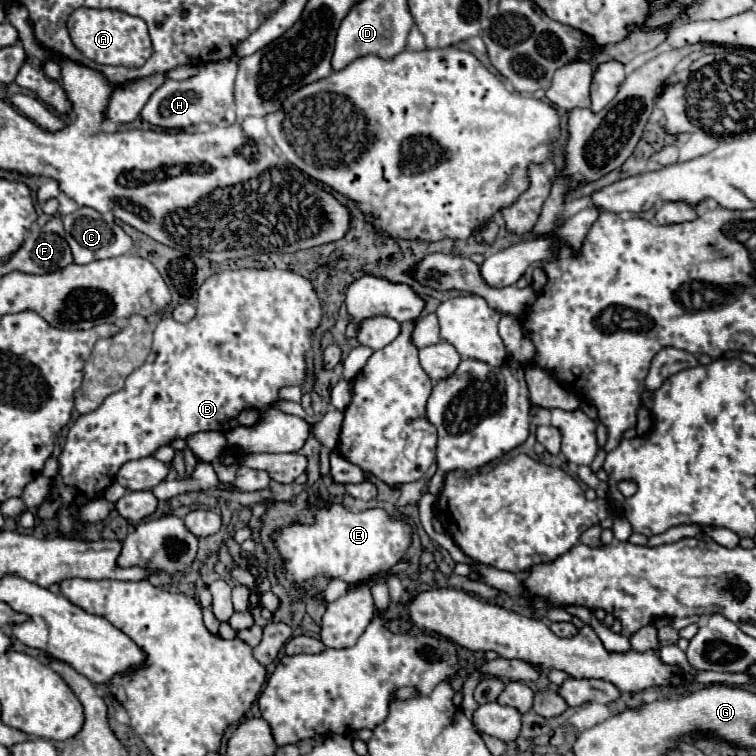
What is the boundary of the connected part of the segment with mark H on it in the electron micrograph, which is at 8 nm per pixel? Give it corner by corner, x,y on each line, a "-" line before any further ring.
220,60
216,64
204,64
200,66
200,74
176,82
166,80
162,86
156,88
156,92
150,96
146,106
142,108
140,116
158,128
168,130
184,130
202,122
218,124
224,120
226,108
234,102
234,76
236,76
236,62
234,60

